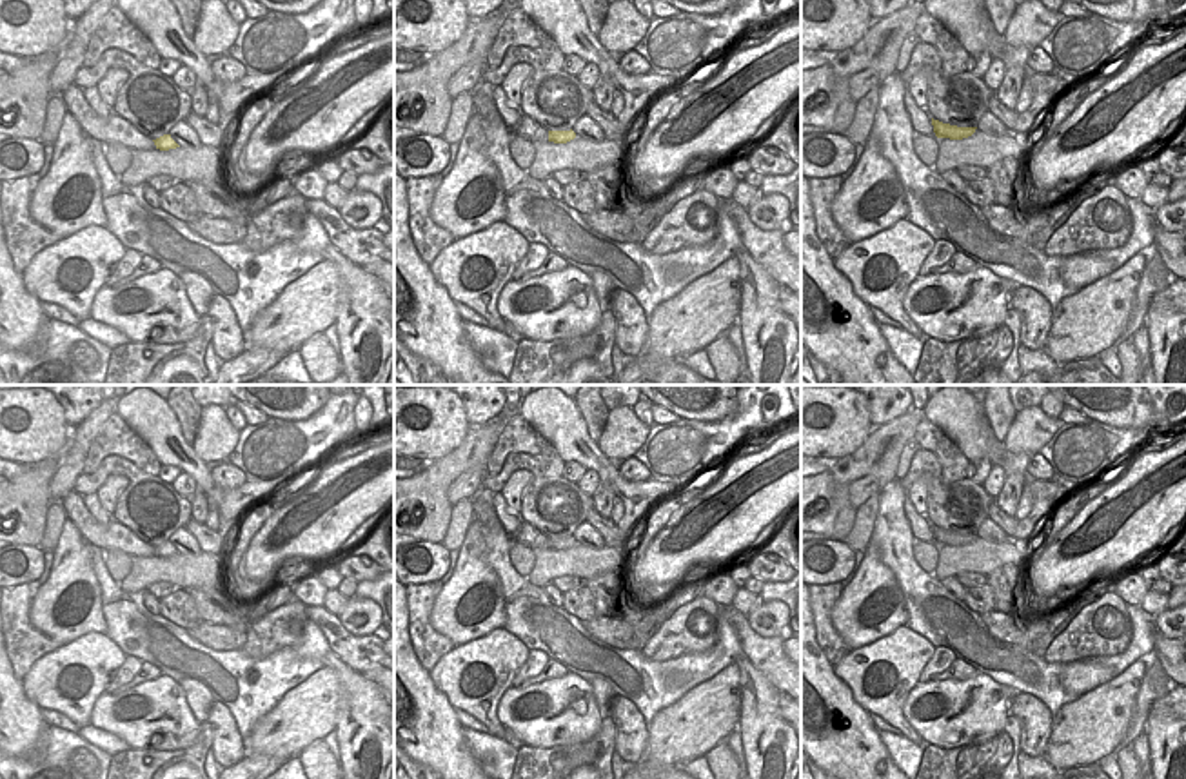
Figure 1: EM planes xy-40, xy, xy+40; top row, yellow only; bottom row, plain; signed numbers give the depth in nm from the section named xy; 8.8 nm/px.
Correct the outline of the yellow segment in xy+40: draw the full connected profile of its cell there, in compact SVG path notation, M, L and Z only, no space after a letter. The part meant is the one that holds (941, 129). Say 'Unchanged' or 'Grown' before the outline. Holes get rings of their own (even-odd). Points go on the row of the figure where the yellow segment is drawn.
Unchanged. M932 118L934 133L937 138L963 140L975 133L977 127L957 127L950 123L943 123Z

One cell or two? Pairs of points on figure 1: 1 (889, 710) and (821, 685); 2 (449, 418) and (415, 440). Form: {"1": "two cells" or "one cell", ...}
{"1": "two cells", "2": "one cell"}

